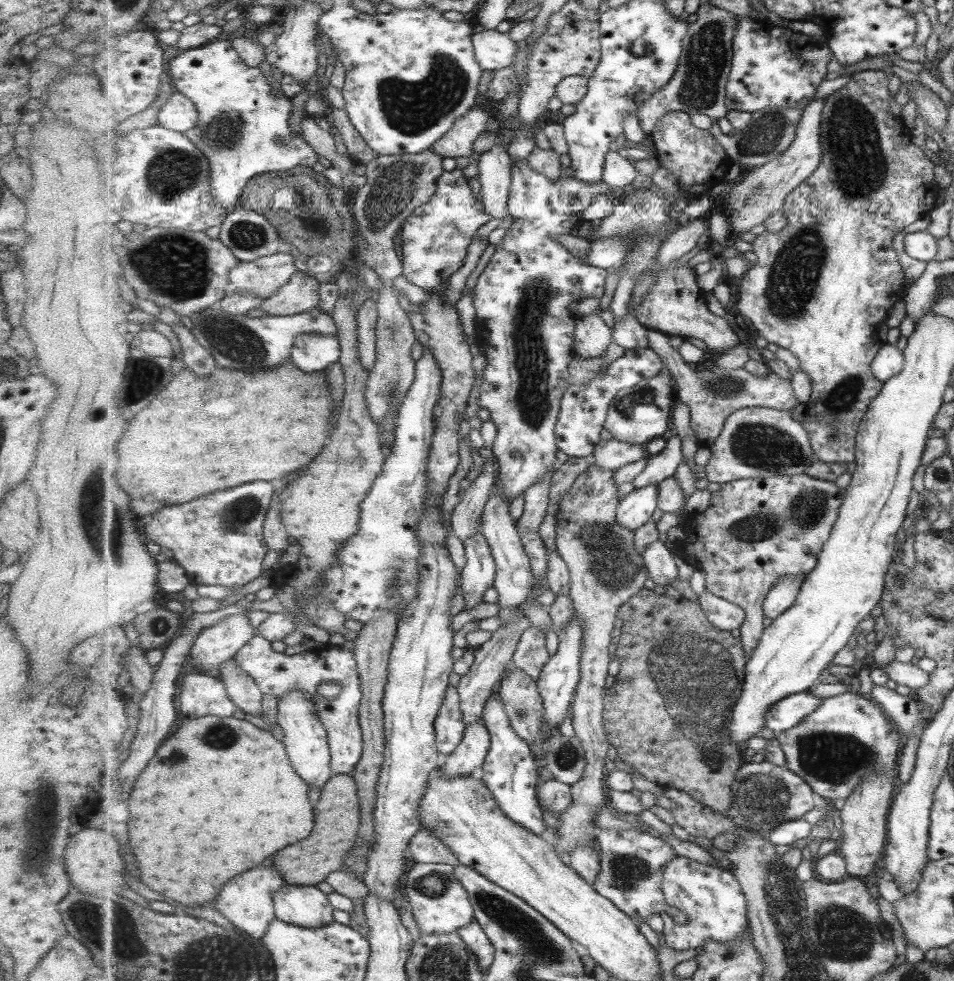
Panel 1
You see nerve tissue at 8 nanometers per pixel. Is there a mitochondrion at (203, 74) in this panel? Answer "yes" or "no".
no

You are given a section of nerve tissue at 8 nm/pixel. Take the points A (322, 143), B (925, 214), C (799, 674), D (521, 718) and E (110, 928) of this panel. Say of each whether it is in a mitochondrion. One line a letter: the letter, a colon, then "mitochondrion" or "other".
A: other
B: other
C: other
D: mitochondrion
E: mitochondrion

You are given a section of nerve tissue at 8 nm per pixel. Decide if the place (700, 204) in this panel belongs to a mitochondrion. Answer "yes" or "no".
no

